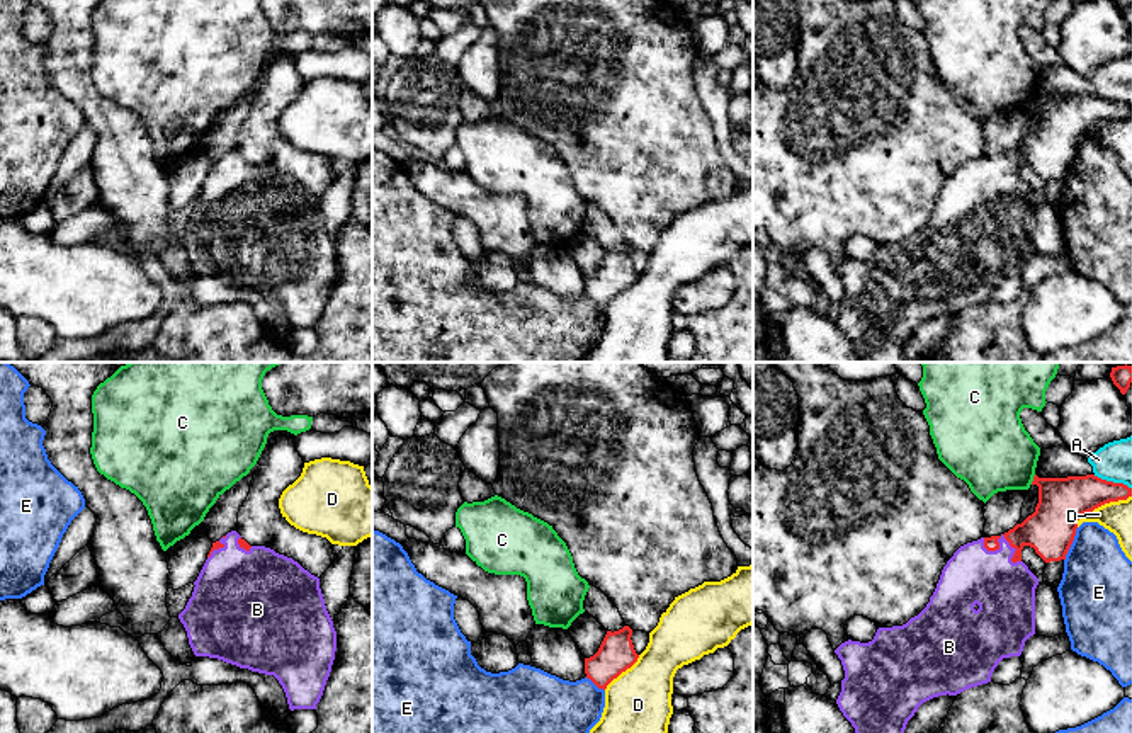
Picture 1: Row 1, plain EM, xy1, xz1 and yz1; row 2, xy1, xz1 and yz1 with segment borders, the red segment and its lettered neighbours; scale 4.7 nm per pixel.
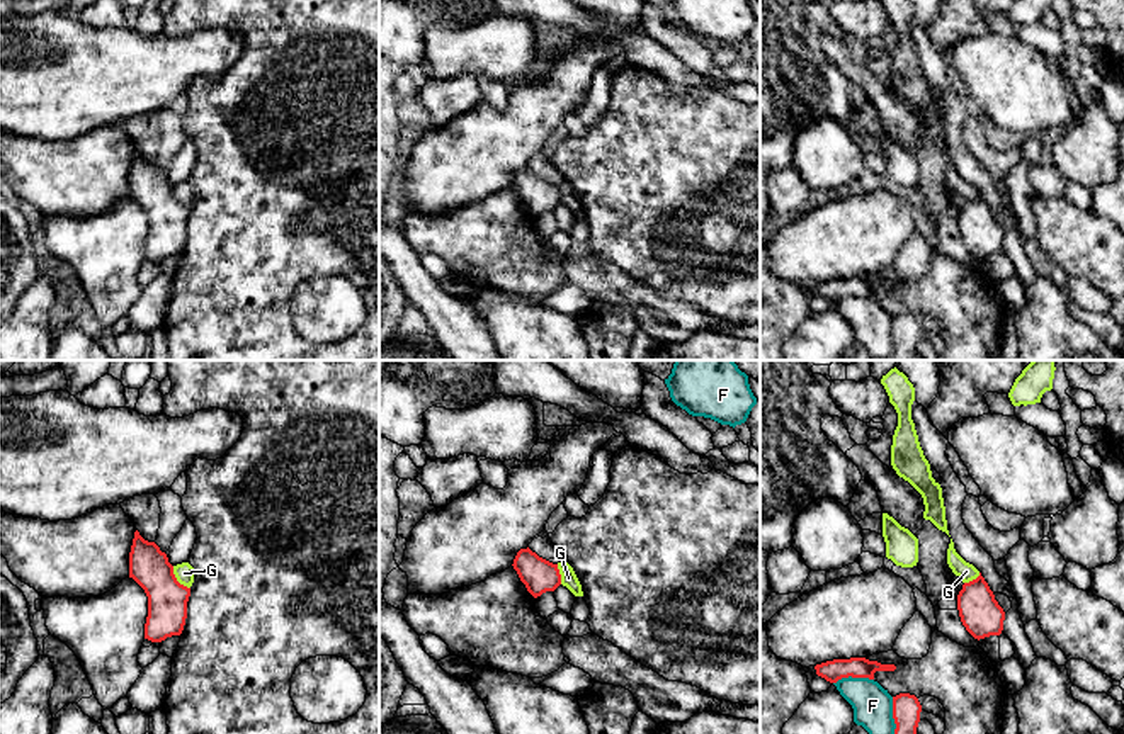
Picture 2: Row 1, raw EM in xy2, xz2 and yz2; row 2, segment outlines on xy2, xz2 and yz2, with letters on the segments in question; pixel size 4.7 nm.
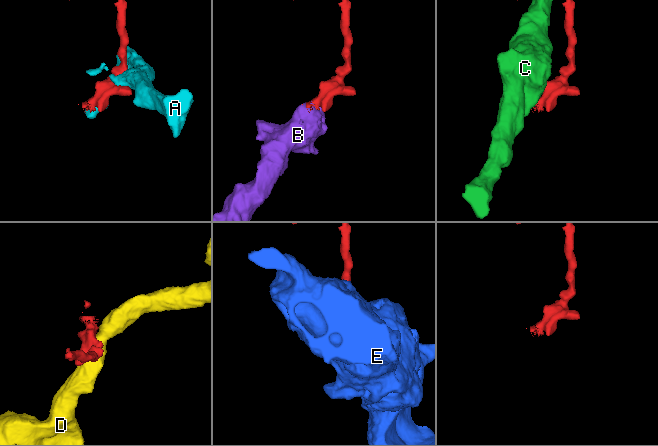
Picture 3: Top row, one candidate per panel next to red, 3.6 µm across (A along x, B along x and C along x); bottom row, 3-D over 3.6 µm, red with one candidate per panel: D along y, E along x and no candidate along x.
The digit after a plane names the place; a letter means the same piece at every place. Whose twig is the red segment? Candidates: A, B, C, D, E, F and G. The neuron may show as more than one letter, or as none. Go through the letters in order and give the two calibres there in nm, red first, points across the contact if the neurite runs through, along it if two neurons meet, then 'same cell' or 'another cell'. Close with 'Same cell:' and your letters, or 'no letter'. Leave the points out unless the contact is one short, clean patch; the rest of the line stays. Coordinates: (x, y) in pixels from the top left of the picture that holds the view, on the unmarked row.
A: 220 nm thick on the red side, 180 nm on the other; another cell
B: 240 nm thick on the red side, 280 nm on the other; runs through yz1 (1051, 148), (1000, 155), (1001, 208); same cell
C: 240 nm thick on the red side, 380 nm on the other; border along yz1 (1035, 94), (1030, 102); another cell
D: 220 nm thick on the red side, 140 nm on the other; another cell
E: 240 nm thick on the red side, 340 nm on the other; another cell
F: 100 nm thick on the red side, 190 nm on the other; another cell
G: 190 nm thick on the red side, 90 nm on the other; border along xy2 (172, 186), (174, 196), (189, 208); another cell
Same cell: B

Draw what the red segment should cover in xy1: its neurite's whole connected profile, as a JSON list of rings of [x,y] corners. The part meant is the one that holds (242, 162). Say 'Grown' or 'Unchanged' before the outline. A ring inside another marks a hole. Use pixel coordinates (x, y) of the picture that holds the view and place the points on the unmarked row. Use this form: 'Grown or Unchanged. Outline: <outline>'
Grown. Outline: [[[231,150],[212,162],[194,204],[192,216],[178,233],[194,274],[274,294],[291,330],[316,328],[337,270],[337,250],[320,197],[292,177],[265,165],[250,165]]]

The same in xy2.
Unchanged. Outline: [[[138,150],[129,172],[129,197],[148,216],[145,258],[162,262],[180,255],[187,238],[190,207],[177,200],[167,173],[155,161],[145,160]]]

